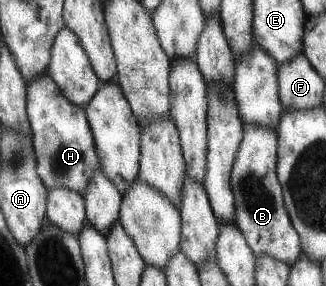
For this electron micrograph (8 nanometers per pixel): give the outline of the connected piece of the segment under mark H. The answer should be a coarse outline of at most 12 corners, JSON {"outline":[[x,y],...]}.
{"outline":[[47,73],[25,84],[46,189],[82,196],[99,167],[83,107]]}

